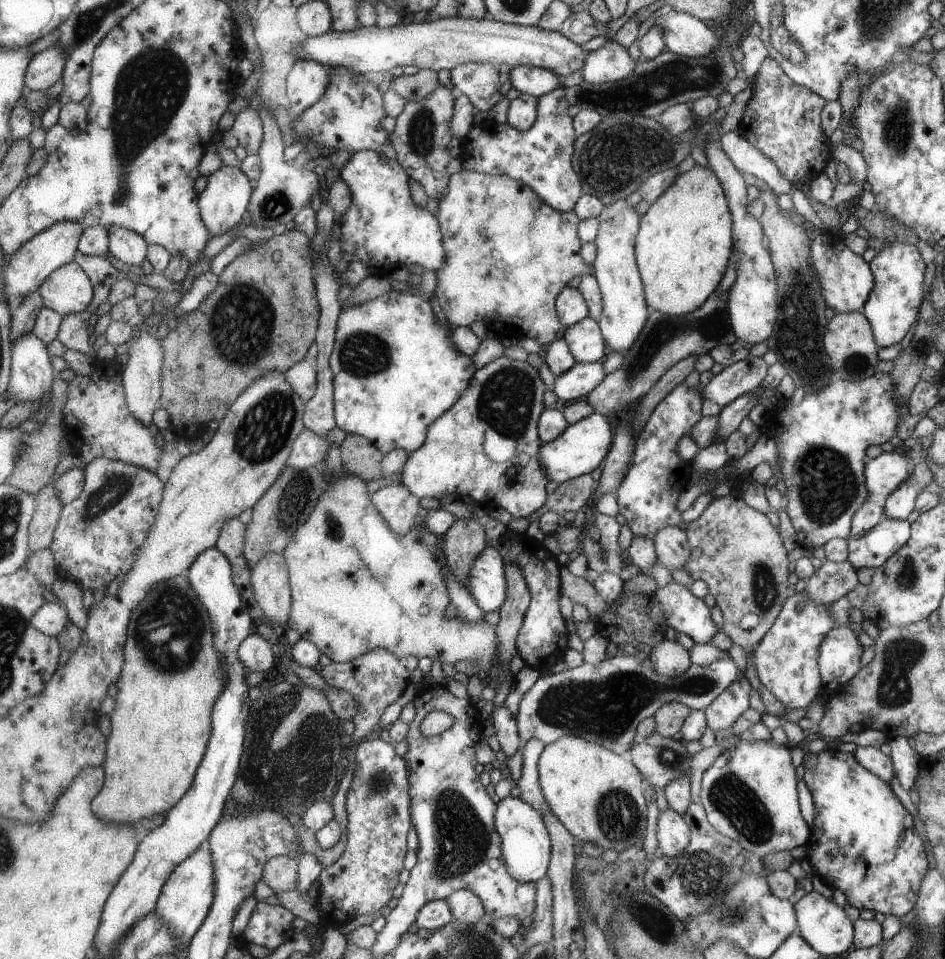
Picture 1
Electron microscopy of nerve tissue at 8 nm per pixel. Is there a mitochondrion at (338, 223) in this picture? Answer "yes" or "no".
no

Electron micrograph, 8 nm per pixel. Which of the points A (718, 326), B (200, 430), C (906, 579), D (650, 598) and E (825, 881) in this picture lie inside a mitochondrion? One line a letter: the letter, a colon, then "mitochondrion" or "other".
A: other
B: other
C: mitochondrion
D: other
E: other

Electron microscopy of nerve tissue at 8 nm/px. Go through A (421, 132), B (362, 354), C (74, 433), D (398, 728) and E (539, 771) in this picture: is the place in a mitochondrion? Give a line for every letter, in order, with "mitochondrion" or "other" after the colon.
A: mitochondrion
B: mitochondrion
C: other
D: other
E: other

